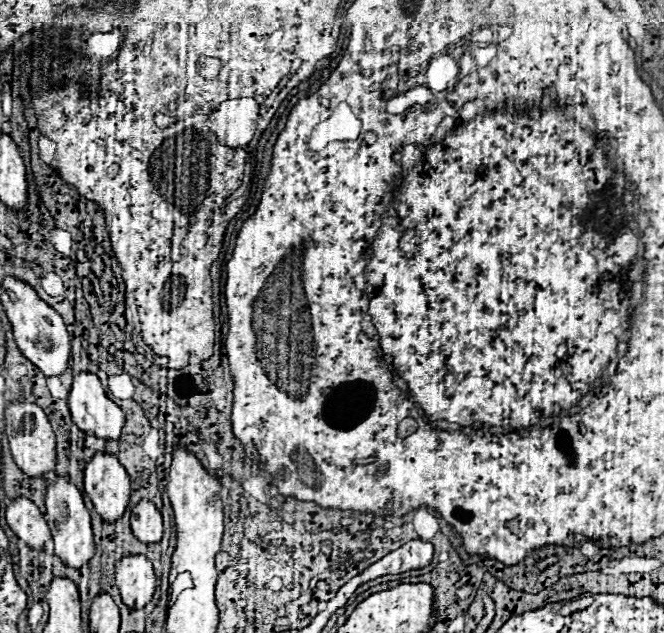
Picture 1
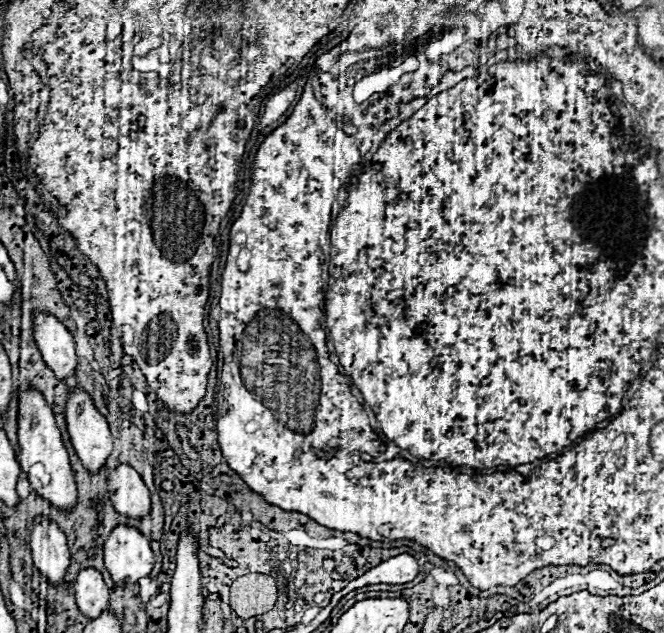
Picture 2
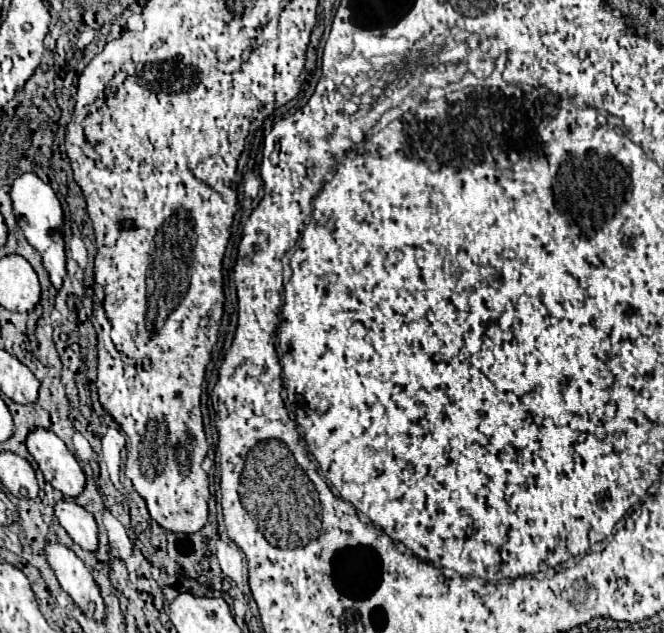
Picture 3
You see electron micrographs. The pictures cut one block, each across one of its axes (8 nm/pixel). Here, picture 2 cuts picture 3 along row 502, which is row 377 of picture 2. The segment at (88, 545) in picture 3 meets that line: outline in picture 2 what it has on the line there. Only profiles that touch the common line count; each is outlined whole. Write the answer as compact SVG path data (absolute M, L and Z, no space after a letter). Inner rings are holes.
M36 314L36 344L42 352L44 362L54 370L56 378L62 382L76 378L78 370L78 352L74 336L66 330L62 322L48 314Z

